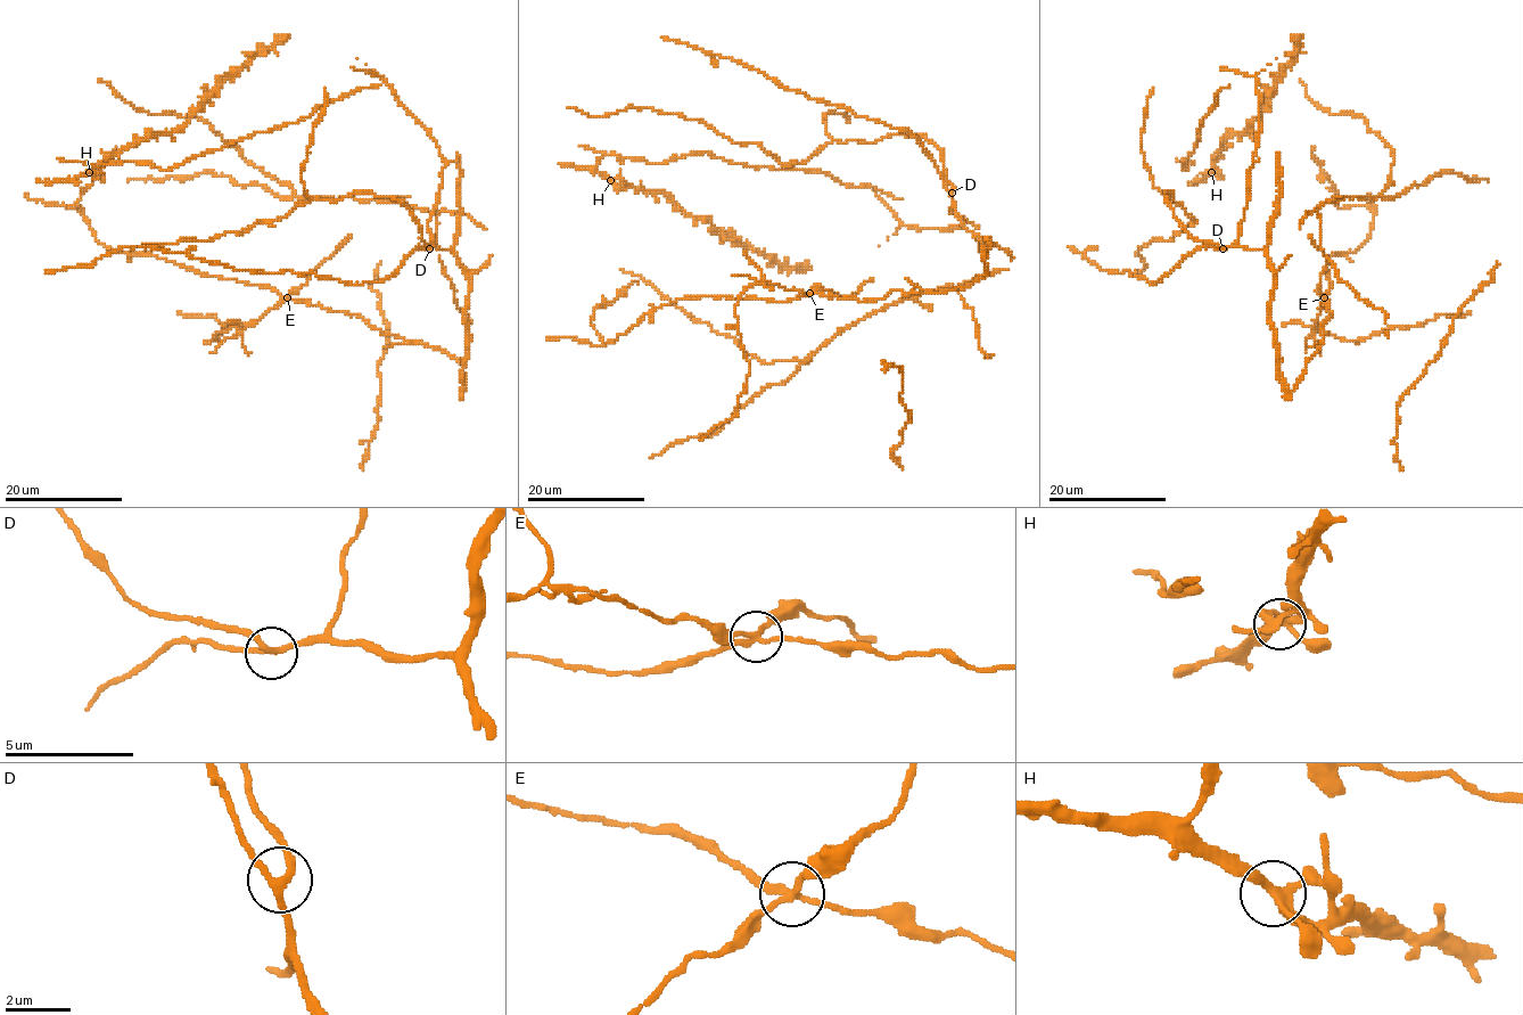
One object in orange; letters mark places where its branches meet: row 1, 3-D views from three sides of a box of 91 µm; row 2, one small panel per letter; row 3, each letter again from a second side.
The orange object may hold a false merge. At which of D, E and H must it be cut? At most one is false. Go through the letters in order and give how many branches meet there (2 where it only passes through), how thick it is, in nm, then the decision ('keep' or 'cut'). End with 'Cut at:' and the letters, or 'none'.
D: branches 3; calibre 220 nm; keep
E: branches 4; calibre 240 nm; cut
H: branches 4; calibre 280 nm; keep
Cut at: E

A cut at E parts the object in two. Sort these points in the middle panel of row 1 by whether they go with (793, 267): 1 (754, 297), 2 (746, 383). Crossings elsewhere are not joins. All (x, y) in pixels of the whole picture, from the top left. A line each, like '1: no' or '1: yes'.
1: yes
2: no

